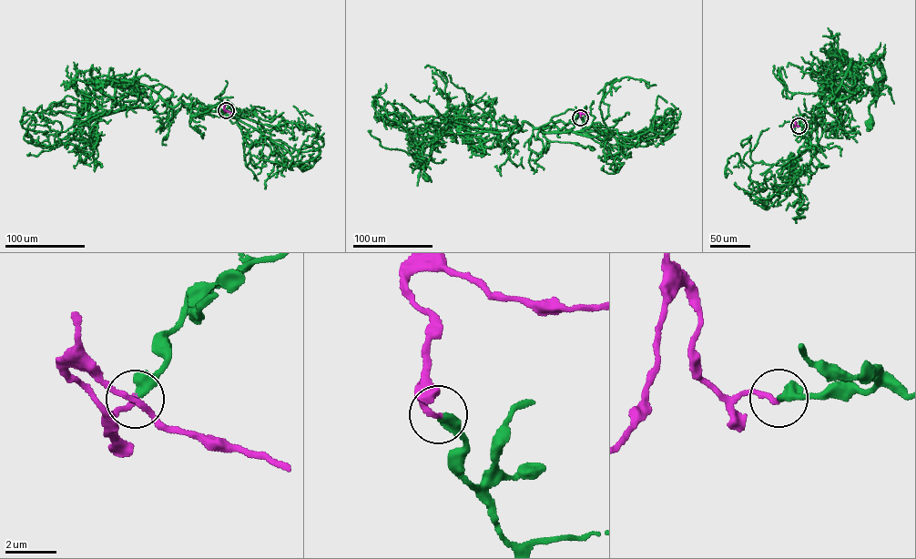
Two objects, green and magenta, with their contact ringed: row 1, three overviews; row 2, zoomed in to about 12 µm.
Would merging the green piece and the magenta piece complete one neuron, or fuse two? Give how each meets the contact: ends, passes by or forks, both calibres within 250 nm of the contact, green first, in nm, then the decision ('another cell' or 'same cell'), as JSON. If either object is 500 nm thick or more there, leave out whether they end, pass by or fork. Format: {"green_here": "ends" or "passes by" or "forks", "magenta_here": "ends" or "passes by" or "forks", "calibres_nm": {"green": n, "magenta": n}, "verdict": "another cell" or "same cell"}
{"green_here": "ends", "magenta_here": "ends", "calibres_nm": {"green": 380, "magenta": 200}, "verdict": "same cell"}

